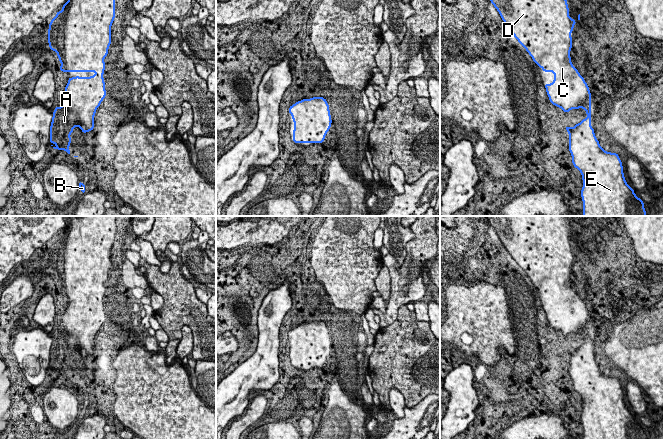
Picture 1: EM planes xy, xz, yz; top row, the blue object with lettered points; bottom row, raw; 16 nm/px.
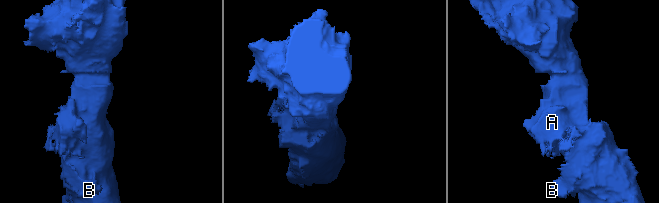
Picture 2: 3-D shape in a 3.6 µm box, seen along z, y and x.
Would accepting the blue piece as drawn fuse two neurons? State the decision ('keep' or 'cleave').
keep

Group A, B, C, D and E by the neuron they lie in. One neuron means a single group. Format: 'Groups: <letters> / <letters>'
Groups: A B C D E

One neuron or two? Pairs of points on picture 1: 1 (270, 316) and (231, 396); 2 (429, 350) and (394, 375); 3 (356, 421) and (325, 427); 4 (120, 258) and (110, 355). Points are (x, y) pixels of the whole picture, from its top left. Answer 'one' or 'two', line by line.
1: one
2: one
3: one
4: one

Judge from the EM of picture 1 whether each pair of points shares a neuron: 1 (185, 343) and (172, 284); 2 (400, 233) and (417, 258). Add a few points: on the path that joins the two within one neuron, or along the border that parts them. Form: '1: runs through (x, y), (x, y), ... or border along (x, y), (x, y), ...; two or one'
1: border along (183, 325), (187, 325), (190, 328), (193, 342); two
2: border along (410, 226), (414, 236), (398, 264); two

